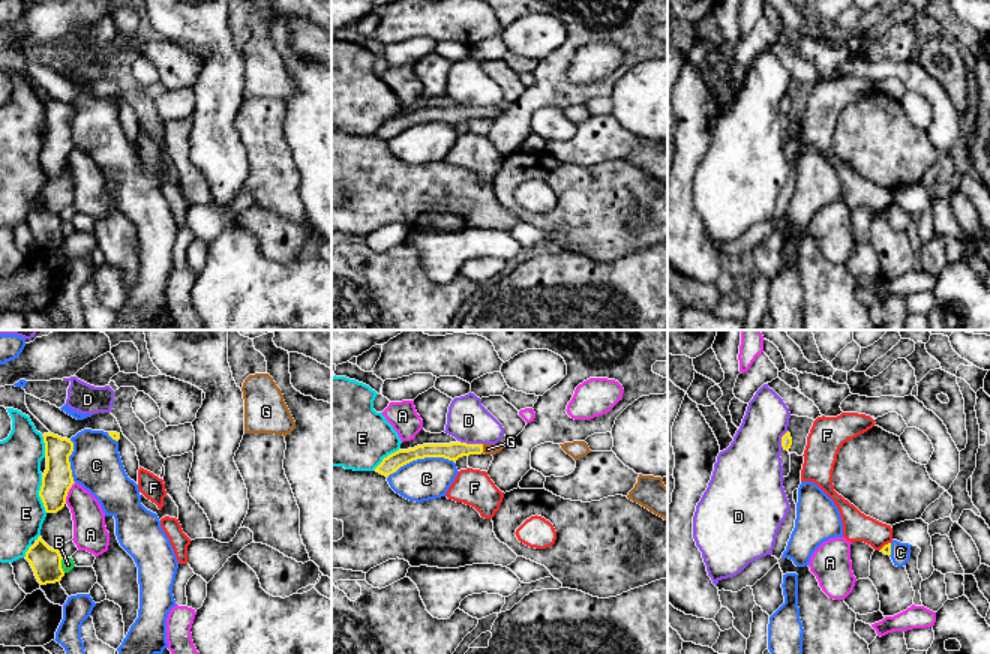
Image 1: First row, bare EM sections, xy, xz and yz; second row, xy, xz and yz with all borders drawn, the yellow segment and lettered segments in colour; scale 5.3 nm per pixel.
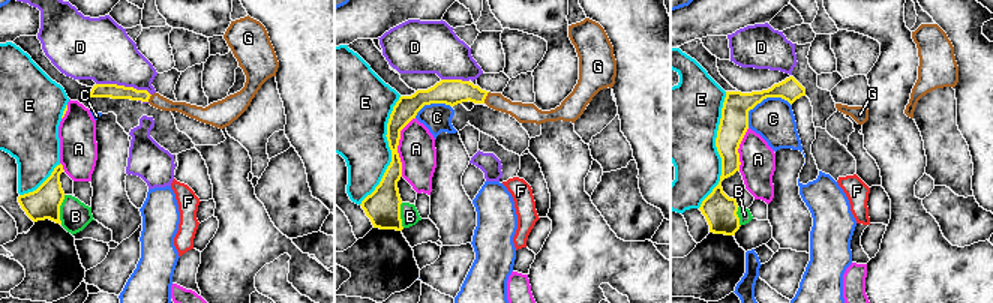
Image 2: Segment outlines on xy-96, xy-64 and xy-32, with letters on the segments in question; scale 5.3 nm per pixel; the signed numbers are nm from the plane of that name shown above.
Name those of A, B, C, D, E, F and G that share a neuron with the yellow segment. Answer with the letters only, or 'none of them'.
G

